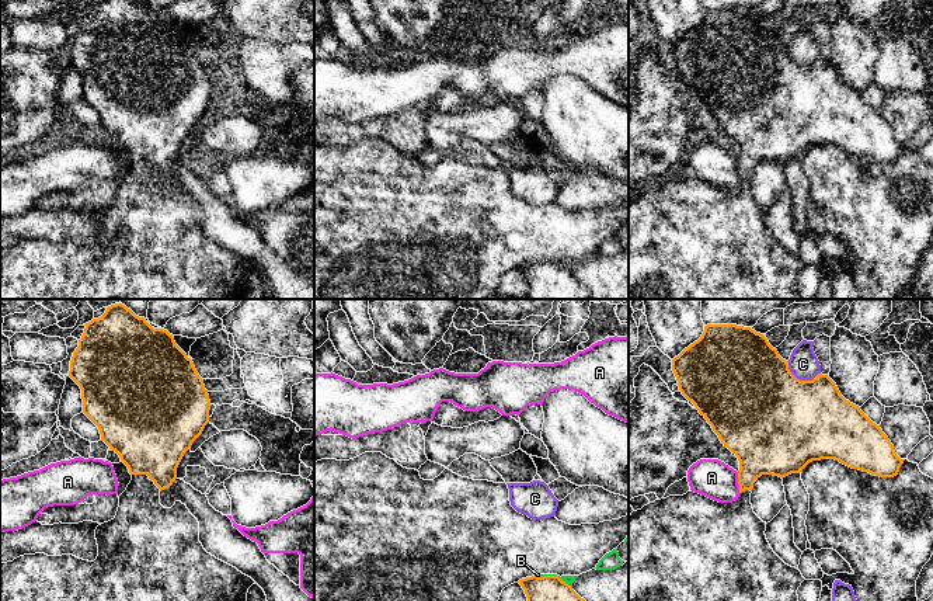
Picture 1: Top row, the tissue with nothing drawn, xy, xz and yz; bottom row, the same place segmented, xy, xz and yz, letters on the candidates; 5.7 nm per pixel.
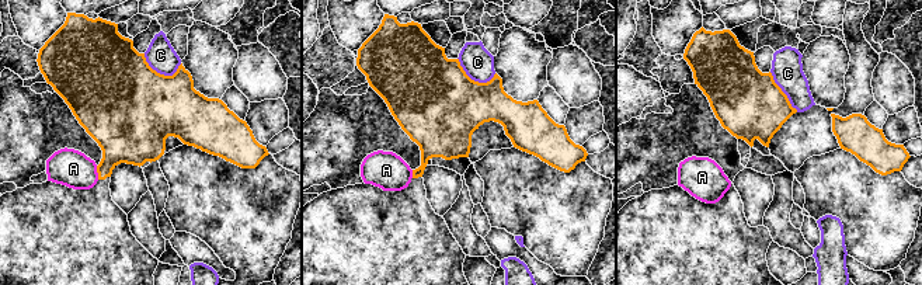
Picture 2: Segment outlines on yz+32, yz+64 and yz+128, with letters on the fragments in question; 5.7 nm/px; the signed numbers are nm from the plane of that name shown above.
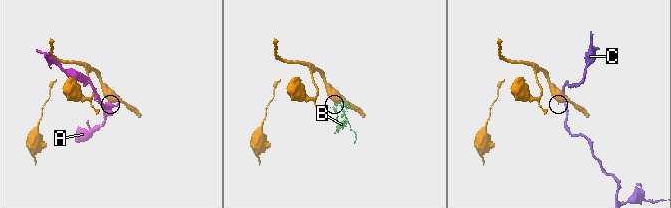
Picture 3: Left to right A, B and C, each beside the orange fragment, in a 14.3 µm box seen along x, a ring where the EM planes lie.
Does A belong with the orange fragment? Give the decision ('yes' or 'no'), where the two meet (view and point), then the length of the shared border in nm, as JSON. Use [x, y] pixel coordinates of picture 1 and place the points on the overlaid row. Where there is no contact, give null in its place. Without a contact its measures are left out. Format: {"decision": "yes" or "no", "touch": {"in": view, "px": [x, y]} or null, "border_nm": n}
{"decision": "no", "touch": {"in": "yz", "px": [738, 483]}, "border_nm": 130}

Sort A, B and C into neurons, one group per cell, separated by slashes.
A / B / C

